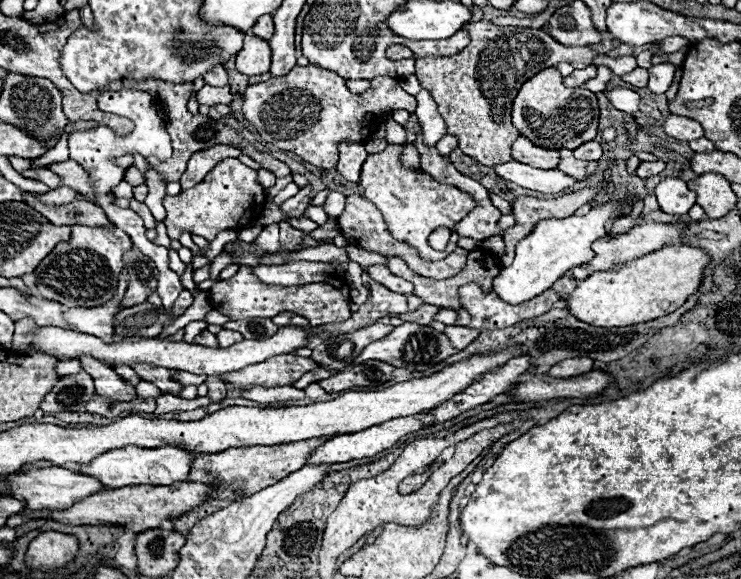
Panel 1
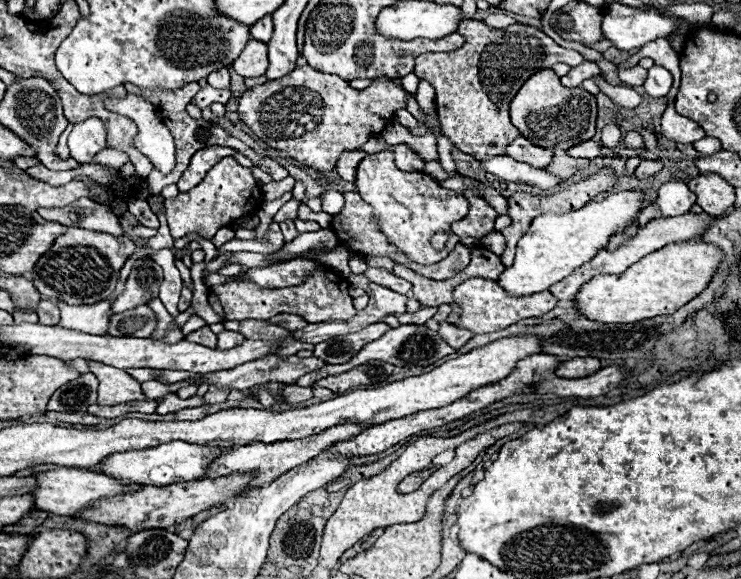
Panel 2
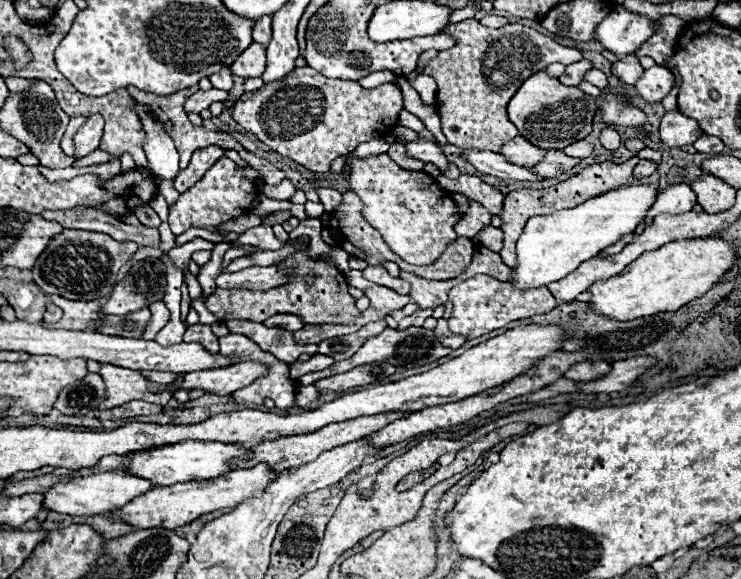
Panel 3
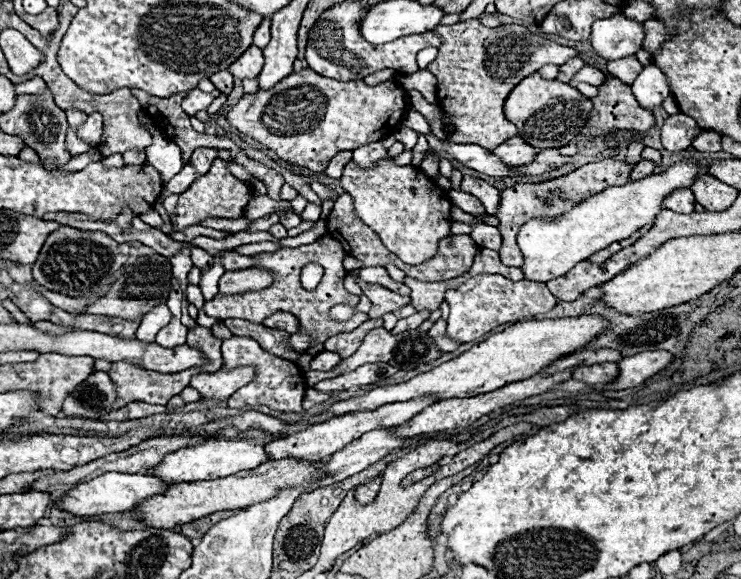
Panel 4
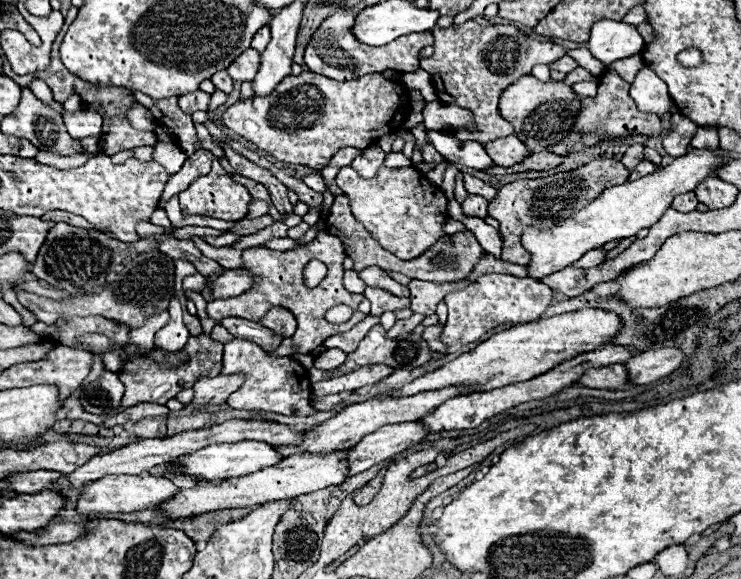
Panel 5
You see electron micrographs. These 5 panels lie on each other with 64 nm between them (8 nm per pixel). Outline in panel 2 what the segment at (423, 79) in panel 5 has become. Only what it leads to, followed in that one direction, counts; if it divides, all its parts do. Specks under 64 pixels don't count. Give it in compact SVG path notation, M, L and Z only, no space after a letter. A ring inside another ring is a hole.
M420 80L420 84L418 84L417 92L415 94L415 98L420 104L420 109L423 112L426 112L427 115L437 116L435 108L429 108L426 103L435 103L435 90L426 82L426 80Z

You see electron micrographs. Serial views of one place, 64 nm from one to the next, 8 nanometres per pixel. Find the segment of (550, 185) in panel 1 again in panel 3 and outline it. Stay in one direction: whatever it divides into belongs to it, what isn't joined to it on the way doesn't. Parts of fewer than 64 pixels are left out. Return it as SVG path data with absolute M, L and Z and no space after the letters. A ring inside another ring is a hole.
M464 150L464 158L482 174L490 174L502 180L518 180L518 182L542 182L538 174L530 172L526 166L518 166L508 162L502 154L496 152L476 152L476 150Z

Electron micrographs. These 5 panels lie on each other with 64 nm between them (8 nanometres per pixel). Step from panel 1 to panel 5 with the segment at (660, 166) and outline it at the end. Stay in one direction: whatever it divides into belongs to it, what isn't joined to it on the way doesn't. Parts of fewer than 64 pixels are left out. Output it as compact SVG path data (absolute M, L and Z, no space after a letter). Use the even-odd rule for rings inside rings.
M642 160L632 172L630 172L630 178L628 180L638 180L638 176L648 176L650 172L654 172L656 170L656 166L652 164L652 162L648 162L648 160Z

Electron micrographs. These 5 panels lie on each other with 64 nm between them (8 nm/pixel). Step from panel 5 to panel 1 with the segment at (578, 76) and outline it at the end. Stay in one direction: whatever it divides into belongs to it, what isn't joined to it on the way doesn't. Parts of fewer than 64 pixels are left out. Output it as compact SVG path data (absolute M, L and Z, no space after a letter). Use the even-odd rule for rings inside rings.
M614 88L610 92L606 92L608 100L614 104L614 108L626 112L626 114L636 114L638 112L638 102L640 102L640 96L632 90L626 90L626 88Z

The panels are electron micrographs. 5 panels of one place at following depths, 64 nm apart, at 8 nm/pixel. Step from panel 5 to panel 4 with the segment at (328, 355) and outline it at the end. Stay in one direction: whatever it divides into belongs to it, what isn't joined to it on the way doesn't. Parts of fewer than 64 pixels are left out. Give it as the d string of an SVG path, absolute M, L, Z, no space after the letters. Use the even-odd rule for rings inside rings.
M320 352L318 356L312 358L308 370L330 370L340 362L340 356L334 352Z

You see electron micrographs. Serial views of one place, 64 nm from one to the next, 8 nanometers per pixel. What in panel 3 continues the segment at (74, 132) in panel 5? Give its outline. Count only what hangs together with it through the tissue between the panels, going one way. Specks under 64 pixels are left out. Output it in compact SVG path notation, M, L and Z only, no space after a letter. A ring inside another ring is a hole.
M90 116L74 134L74 146L76 146L74 156L82 158L98 150L100 140L102 140L102 116Z

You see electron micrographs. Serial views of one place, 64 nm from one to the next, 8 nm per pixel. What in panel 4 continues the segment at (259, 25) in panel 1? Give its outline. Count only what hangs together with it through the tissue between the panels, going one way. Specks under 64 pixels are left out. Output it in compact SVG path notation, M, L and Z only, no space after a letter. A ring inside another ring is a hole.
M266 16L258 26L258 30L254 32L254 46L264 48L268 42L270 42L270 18Z

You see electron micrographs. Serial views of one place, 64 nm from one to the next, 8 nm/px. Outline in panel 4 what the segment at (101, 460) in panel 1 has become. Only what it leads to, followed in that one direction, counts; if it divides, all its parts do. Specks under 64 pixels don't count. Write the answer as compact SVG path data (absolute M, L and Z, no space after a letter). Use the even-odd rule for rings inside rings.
M206 440L196 446L186 446L182 450L170 452L162 458L162 464L156 464L152 476L158 476L166 484L174 482L196 482L196 480L216 480L230 476L240 470L252 470L258 464L266 462L262 444L252 444L250 440Z

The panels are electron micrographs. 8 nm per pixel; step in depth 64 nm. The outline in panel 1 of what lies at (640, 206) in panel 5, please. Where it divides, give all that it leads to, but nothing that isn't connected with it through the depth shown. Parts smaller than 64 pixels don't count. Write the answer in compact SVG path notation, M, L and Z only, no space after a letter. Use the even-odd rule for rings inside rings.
M606 202L602 206L590 208L584 216L568 216L560 220L542 220L532 234L528 234L524 240L516 244L516 258L508 268L502 268L502 272L494 278L494 292L500 300L506 304L522 304L526 300L532 300L534 296L548 290L566 270L584 264L586 260L594 258L594 252L590 250L592 242L606 236L606 222L620 218L622 208L618 202Z

